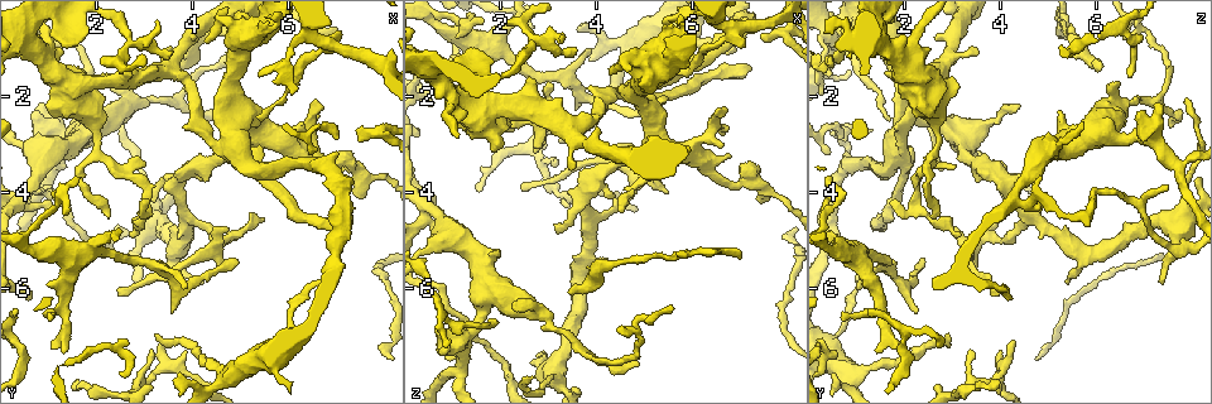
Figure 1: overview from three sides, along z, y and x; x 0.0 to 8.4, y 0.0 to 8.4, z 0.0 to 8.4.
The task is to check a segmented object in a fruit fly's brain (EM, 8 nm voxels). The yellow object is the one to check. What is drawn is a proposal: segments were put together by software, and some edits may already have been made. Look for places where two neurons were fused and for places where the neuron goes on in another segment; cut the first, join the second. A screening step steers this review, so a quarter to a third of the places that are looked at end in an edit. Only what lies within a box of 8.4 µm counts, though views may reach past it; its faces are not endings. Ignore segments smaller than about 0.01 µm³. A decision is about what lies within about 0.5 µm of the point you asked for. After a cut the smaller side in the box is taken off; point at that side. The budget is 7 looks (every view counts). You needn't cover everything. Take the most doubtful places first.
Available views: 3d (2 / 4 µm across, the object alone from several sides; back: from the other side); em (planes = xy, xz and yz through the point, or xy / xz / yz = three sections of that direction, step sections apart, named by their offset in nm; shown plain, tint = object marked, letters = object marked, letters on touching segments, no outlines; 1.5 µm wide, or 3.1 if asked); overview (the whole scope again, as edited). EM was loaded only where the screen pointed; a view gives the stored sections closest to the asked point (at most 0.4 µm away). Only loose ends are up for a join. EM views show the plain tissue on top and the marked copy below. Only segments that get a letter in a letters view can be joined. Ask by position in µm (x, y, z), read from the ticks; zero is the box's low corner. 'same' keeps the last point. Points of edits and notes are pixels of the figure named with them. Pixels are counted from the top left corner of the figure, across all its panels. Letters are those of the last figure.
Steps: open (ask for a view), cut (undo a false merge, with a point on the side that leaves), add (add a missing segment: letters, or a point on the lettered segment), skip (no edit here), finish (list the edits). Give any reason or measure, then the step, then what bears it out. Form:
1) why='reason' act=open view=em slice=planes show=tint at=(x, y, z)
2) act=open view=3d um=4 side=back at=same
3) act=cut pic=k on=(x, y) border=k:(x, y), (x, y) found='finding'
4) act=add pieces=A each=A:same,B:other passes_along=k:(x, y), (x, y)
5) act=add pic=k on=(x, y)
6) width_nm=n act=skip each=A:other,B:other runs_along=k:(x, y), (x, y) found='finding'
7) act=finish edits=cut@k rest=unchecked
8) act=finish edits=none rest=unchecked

why='thin end' act=open view=3d um=2 at=(7.55, 4.10, 4.20)

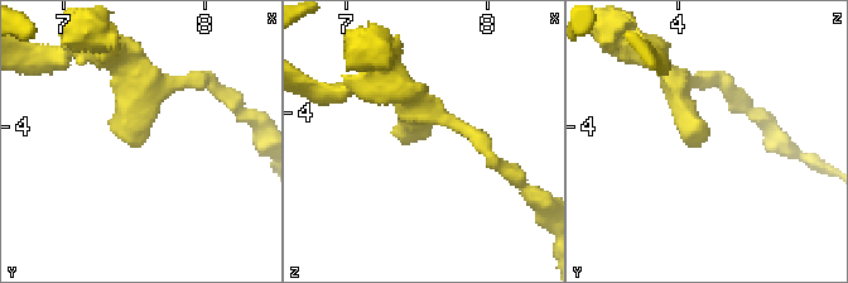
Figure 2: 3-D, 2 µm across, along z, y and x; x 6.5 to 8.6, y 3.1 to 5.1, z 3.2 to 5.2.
act=open view=em slice=yz step=4 show=tint at=(7.52, 4.12, 4.20)

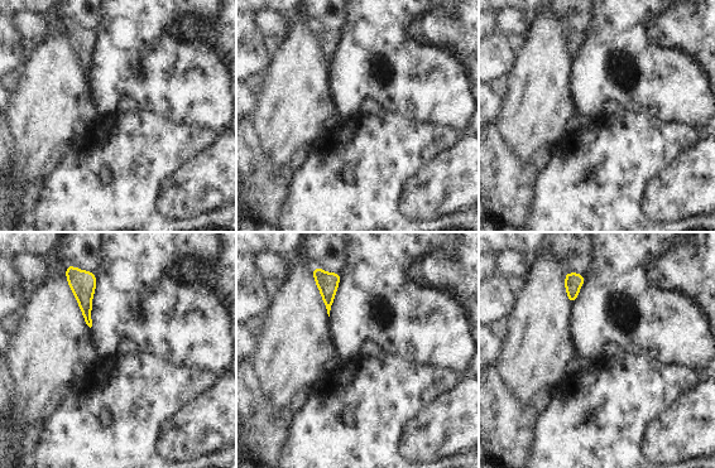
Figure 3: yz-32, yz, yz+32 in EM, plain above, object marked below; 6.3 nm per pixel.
act=open view=em slice=xy step=4 show=letters at=same

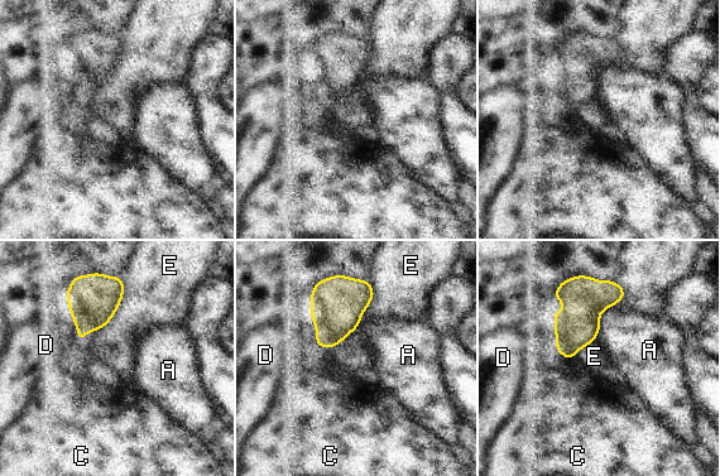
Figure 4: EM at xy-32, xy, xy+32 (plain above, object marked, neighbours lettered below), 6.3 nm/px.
act=skip each=A:other,C:other,D:other,E:other border=4:(558, 352), (566, 359) found='none of them fits'

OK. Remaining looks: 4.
why='free end' act=open view=3d um=4 at=(2.75, 2.10, 7.80)

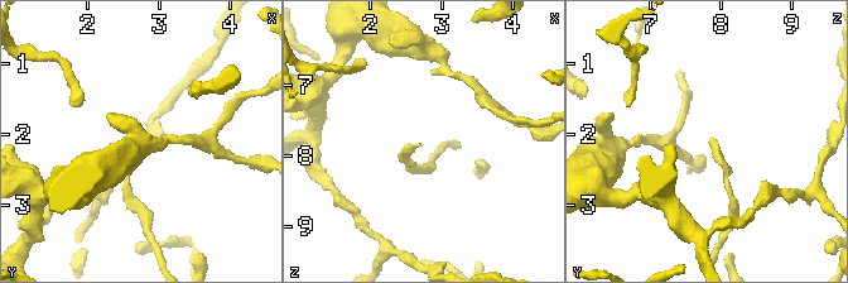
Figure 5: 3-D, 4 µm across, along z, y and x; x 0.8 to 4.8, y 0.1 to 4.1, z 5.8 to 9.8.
why='need the tissue' act=open view=em slice=planes show=letters at=(2.75, 2.10, 7.85)

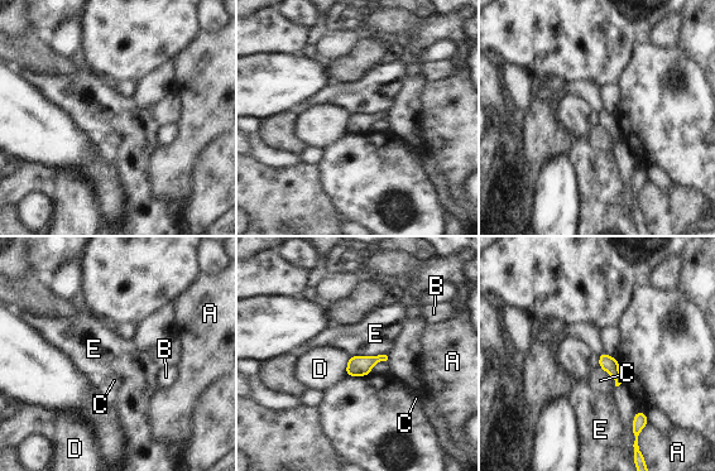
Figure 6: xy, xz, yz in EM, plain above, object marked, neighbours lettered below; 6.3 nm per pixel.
act=skip each=A:other,B:other,C:other,D:other,E:other border=6:(383, 354), (350, 356) found='none of them fits'

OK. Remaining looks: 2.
why='thin end' act=open view=3d um=4 at=(3.45, 7.05, 4.30)

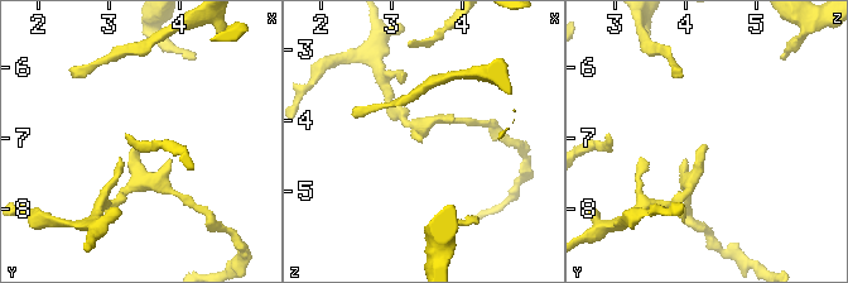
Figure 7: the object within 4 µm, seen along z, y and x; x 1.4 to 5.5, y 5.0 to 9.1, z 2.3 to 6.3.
why='now the EM' act=open view=em slice=planes show=letters at=(3.40, 7.10, 4.30)

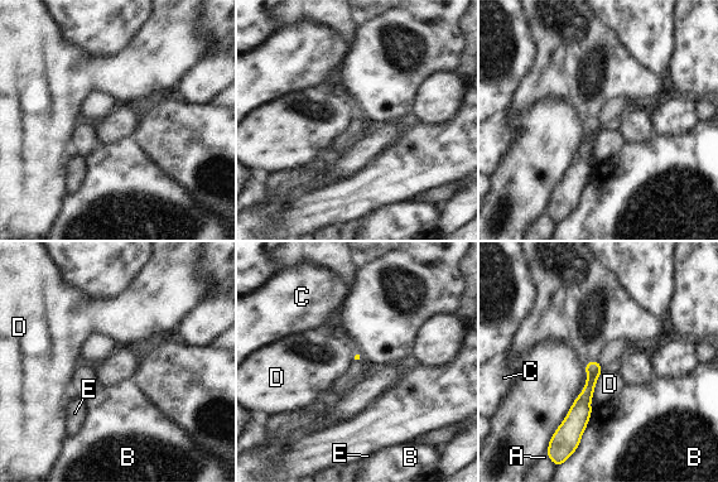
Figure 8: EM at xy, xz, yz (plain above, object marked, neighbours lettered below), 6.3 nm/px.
act=skip each=A:other,B:other,C:other,D:other,E:other found='none of them fits'

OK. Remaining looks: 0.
act=finish edits=none rest=unchecked

